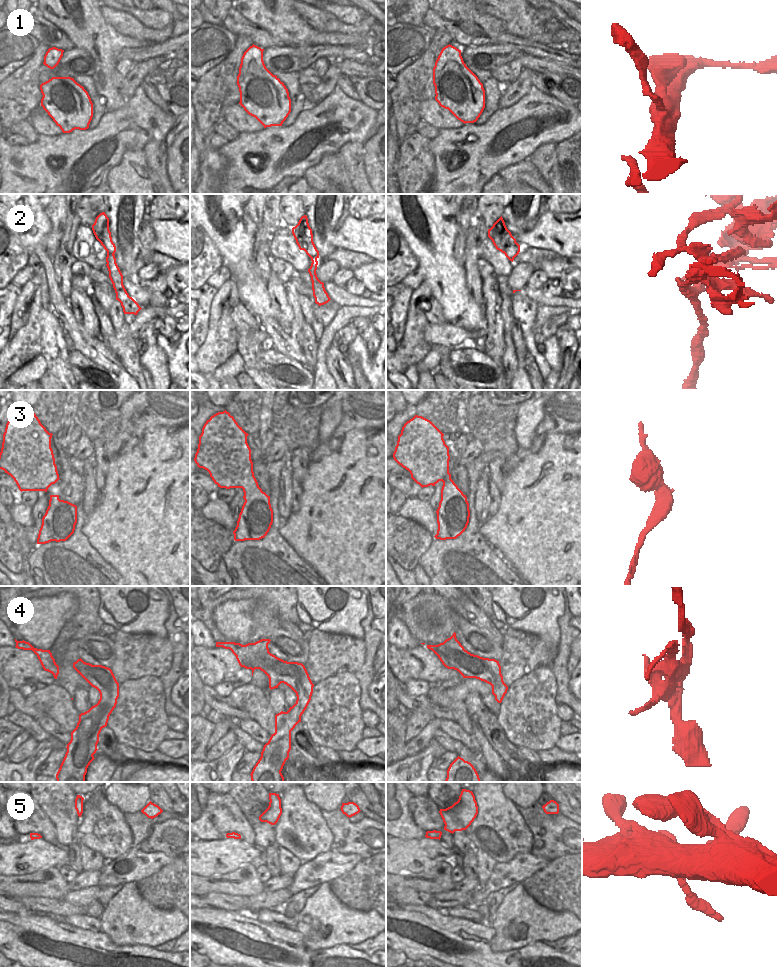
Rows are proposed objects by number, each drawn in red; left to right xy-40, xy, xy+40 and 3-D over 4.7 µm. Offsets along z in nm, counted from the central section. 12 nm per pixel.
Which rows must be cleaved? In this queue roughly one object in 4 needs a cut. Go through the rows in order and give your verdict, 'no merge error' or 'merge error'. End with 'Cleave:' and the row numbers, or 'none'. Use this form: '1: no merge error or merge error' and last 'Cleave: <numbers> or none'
1: no merge error
2: merge error
3: no merge error
4: merge error
5: no merge error
Cleave: 2, 4

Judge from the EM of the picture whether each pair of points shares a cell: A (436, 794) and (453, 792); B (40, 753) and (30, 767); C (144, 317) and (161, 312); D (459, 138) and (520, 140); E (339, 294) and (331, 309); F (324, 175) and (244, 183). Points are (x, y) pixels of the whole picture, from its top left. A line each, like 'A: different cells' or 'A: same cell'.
A: same cell
B: same cell
C: same cell
D: same cell
E: different cells
F: different cells

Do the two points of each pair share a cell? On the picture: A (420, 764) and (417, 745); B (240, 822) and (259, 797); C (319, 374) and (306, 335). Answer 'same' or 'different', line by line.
A: different
B: different
C: different

